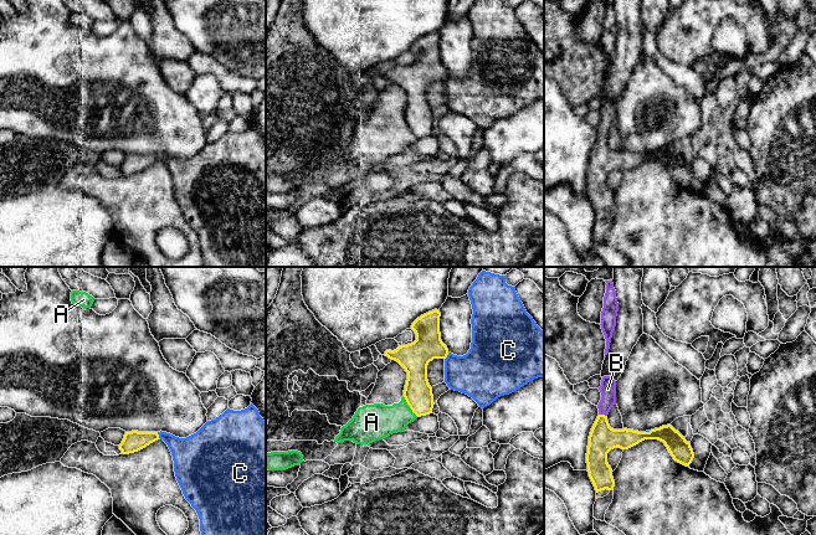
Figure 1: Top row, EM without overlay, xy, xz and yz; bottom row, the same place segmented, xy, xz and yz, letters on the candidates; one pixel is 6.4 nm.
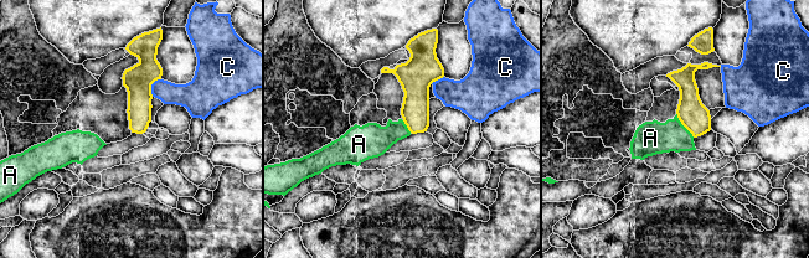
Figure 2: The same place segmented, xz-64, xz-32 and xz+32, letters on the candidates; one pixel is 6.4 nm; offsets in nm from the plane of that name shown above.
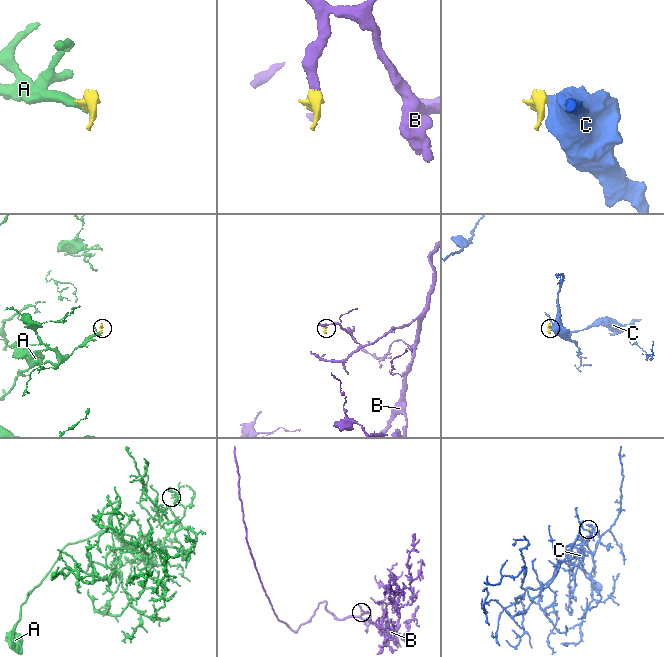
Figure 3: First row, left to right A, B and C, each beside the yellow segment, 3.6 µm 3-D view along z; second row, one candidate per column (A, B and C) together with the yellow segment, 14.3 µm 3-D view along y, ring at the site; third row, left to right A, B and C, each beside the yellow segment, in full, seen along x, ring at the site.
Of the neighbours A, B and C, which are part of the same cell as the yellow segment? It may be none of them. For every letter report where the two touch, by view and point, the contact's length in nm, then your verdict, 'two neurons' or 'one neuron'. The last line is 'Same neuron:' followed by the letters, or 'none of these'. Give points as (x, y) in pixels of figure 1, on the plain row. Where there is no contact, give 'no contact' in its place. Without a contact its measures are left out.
A: xz (409, 127) | 170 nm | two neurons
B: yz (602, 137) | 60 nm | one neuron
C: xy (158, 158) | 50 nm | two neurons
Same neuron: B

